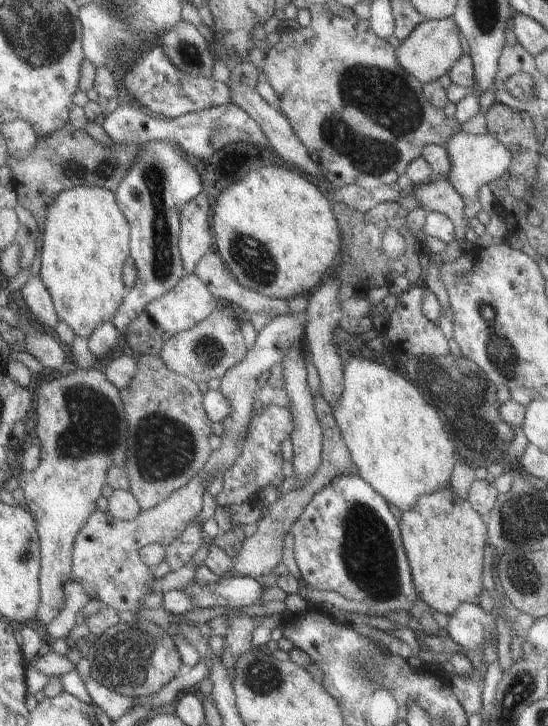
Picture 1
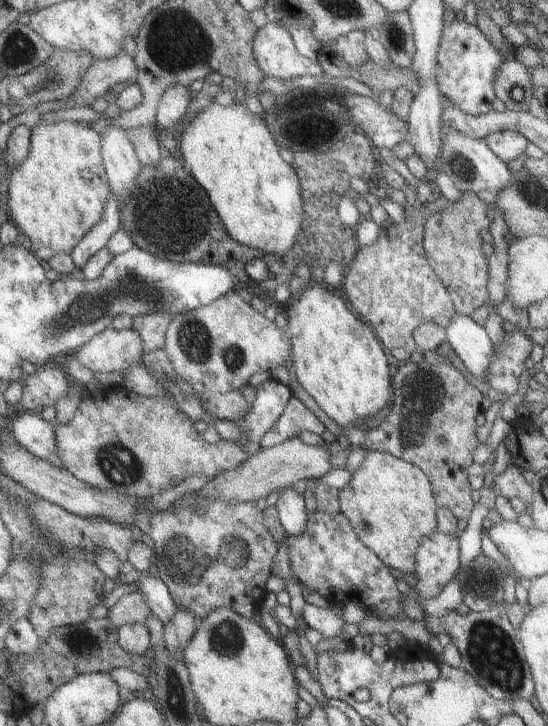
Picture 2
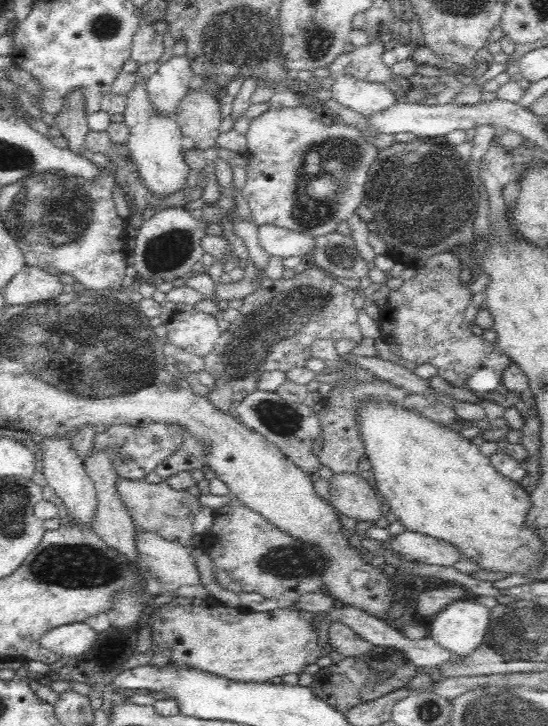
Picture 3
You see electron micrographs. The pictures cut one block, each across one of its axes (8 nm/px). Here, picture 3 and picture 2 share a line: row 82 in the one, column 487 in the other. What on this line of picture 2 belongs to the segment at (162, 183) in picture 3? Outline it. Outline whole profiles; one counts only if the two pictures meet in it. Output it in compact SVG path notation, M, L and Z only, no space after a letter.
M499 130L483 139L486 148L503 163L507 164L521 156L527 146L523 134L515 130Z

